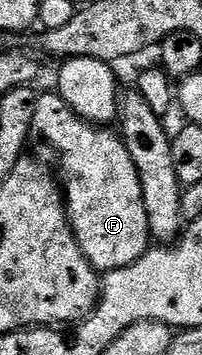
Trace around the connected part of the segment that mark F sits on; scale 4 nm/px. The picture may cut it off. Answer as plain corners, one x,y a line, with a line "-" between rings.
50,93
38,94
33,118
33,135
43,142
50,143
57,150
57,159
61,162
59,179
63,184
65,210
69,213
69,226
77,239
79,249
87,257
87,261
98,273
123,269
139,257
143,257
151,247
151,236
147,225
147,209
143,209
143,189
139,185
139,173
135,169
135,161
131,161
131,153
127,153
125,143
120,134
113,135
101,125
83,121
63,101
60,95

